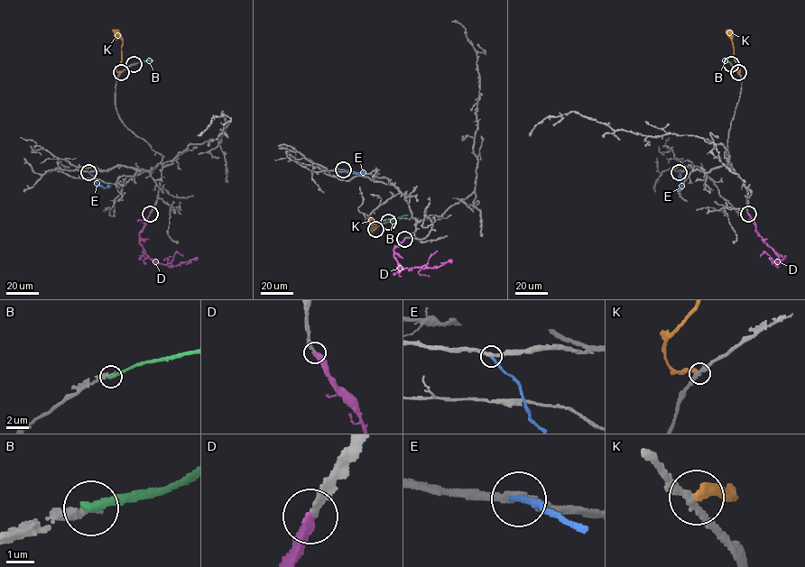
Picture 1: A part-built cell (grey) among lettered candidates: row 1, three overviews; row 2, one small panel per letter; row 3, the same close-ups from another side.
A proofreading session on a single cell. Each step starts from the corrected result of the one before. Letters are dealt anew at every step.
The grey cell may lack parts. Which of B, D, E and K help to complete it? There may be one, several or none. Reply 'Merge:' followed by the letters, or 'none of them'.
Merge: D

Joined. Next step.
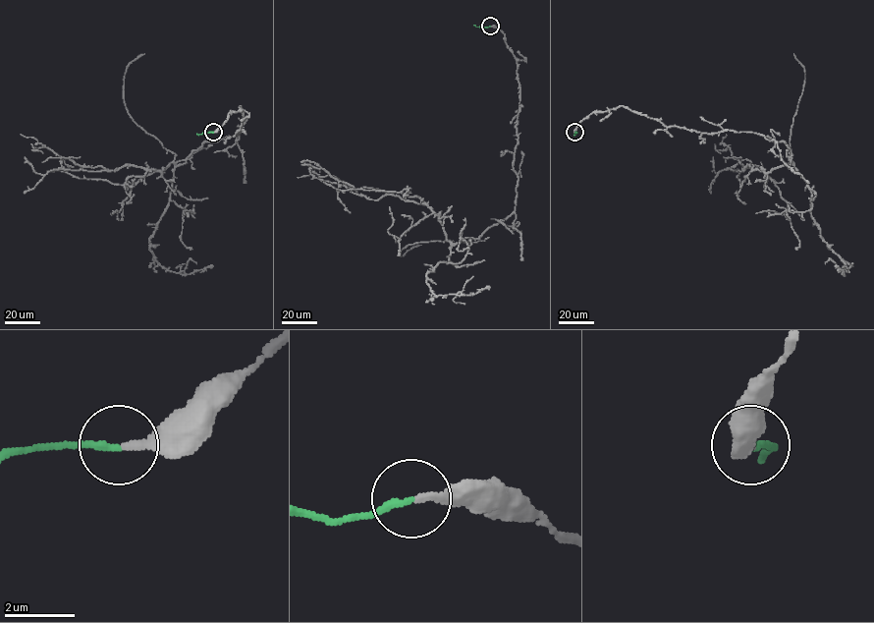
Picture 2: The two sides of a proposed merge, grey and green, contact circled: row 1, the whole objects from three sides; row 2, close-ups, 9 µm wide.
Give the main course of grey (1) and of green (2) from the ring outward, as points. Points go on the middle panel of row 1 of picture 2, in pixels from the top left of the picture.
1: (490, 26), (504, 34), (519, 87), (510, 215), (451, 244), (424, 203), (369, 198), (319, 172)
2: (490, 26), (473, 25)

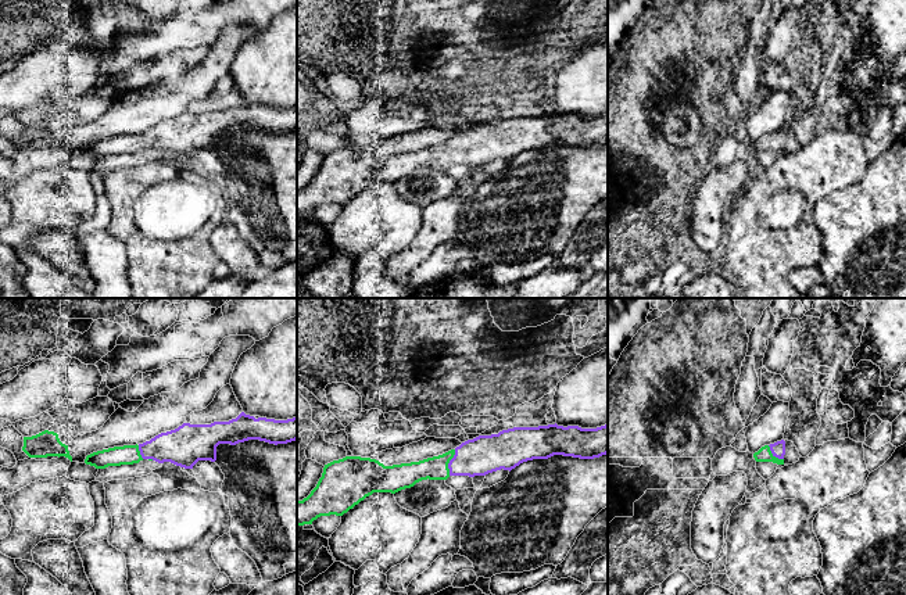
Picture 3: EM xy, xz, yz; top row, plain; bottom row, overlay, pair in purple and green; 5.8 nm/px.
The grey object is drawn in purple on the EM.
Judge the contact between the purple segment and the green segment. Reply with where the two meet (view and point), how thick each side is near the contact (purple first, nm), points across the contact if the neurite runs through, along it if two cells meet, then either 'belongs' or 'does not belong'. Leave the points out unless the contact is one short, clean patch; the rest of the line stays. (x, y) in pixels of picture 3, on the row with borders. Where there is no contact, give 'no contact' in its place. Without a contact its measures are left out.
meets purple in xz at (450, 462); 220 nm thick on the purple side, 140 nm on the other; runs through xz (486, 454), (459, 462), (450, 462), (436, 468); belongs

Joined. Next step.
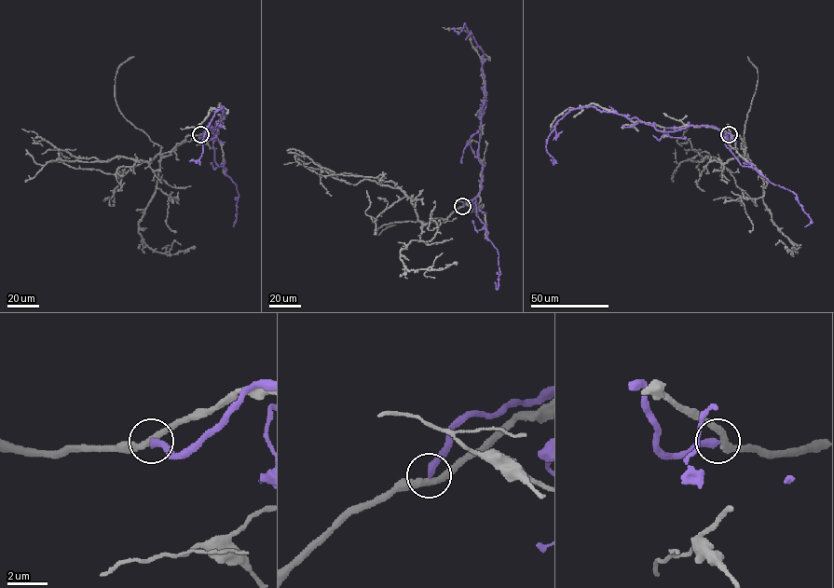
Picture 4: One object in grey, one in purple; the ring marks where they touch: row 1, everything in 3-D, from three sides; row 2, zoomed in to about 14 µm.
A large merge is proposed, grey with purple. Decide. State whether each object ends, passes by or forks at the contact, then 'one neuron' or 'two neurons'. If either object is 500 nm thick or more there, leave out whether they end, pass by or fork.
grey passes by; purple ends there; two neurons

